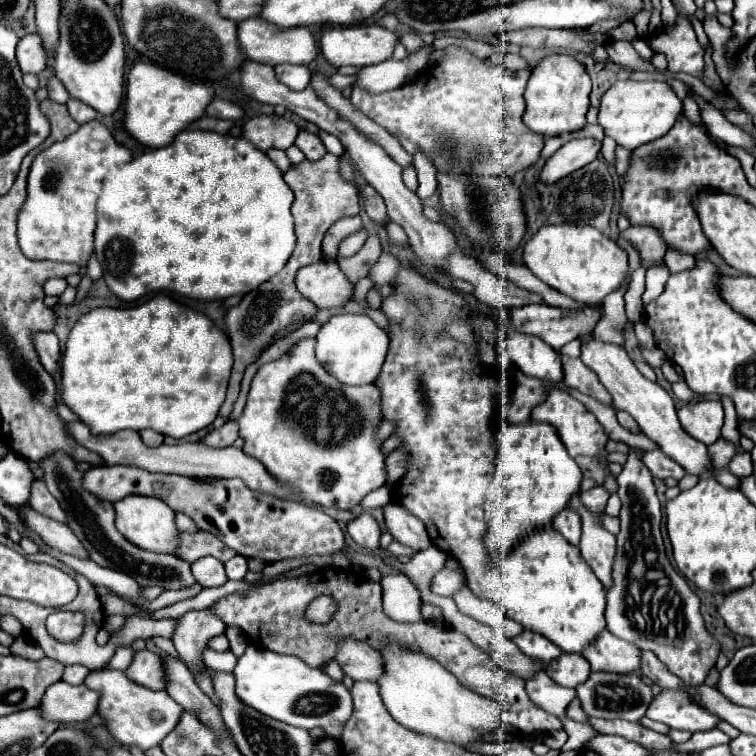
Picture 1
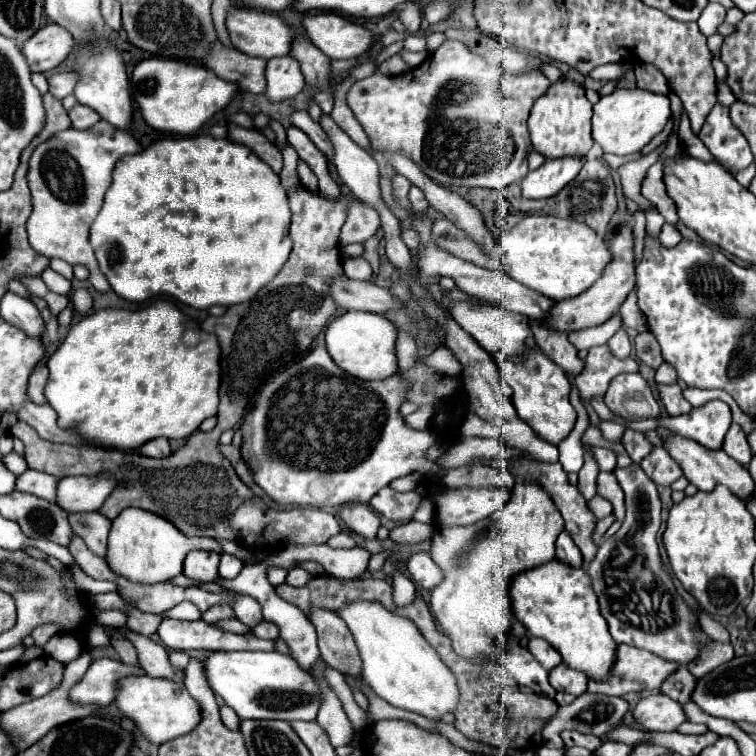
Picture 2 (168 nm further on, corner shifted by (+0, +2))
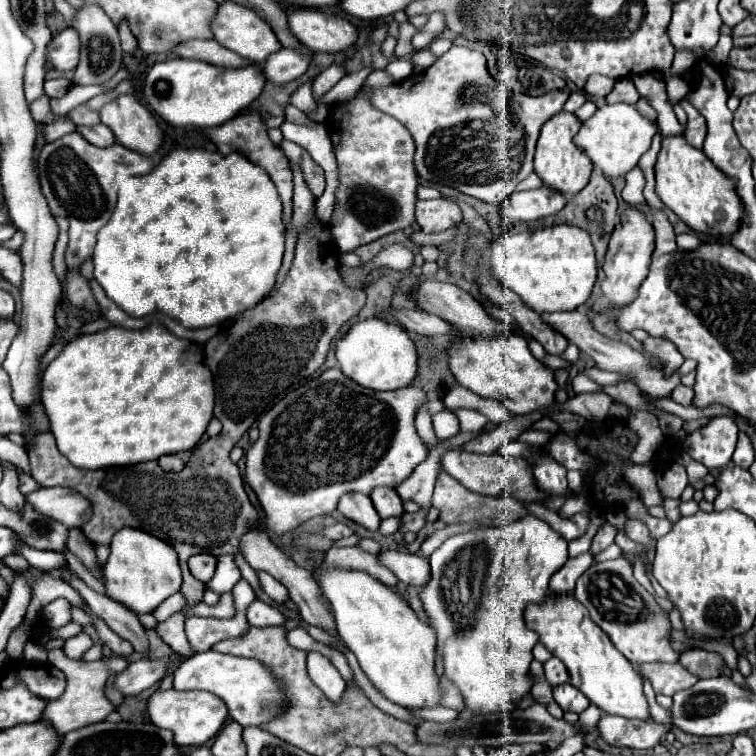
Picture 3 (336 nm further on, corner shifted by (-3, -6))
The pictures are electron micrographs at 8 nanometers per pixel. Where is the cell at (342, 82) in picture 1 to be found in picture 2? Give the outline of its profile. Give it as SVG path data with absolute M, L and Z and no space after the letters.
M397 54L381 63L377 67L376 71L384 75L396 76L398 74L402 74L402 72L405 72L408 69L408 65L404 62L402 57L399 54Z

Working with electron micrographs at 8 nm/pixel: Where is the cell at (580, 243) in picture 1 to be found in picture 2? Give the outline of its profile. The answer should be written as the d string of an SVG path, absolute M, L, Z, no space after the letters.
M530 216L518 222L500 240L506 252L508 276L524 286L552 298L554 302L574 298L588 290L612 262L608 244L586 224L570 218Z

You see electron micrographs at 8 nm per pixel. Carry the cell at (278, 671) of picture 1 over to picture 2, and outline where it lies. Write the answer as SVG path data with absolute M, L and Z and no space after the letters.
M214 652L206 662L206 676L210 682L210 688L224 698L224 702L240 716L240 720L246 718L272 718L272 720L304 720L310 722L316 718L322 702L322 690L314 678L312 672L302 670L292 656L282 652Z

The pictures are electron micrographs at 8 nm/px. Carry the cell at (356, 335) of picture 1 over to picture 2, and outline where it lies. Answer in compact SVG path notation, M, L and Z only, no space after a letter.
M348 310L326 328L326 350L344 372L360 380L384 380L398 370L396 362L396 326L382 314Z

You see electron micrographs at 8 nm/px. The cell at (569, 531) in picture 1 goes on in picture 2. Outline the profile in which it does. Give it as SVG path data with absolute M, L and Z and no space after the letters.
M566 530L556 540L556 558L568 562L570 566L582 566L582 554Z

